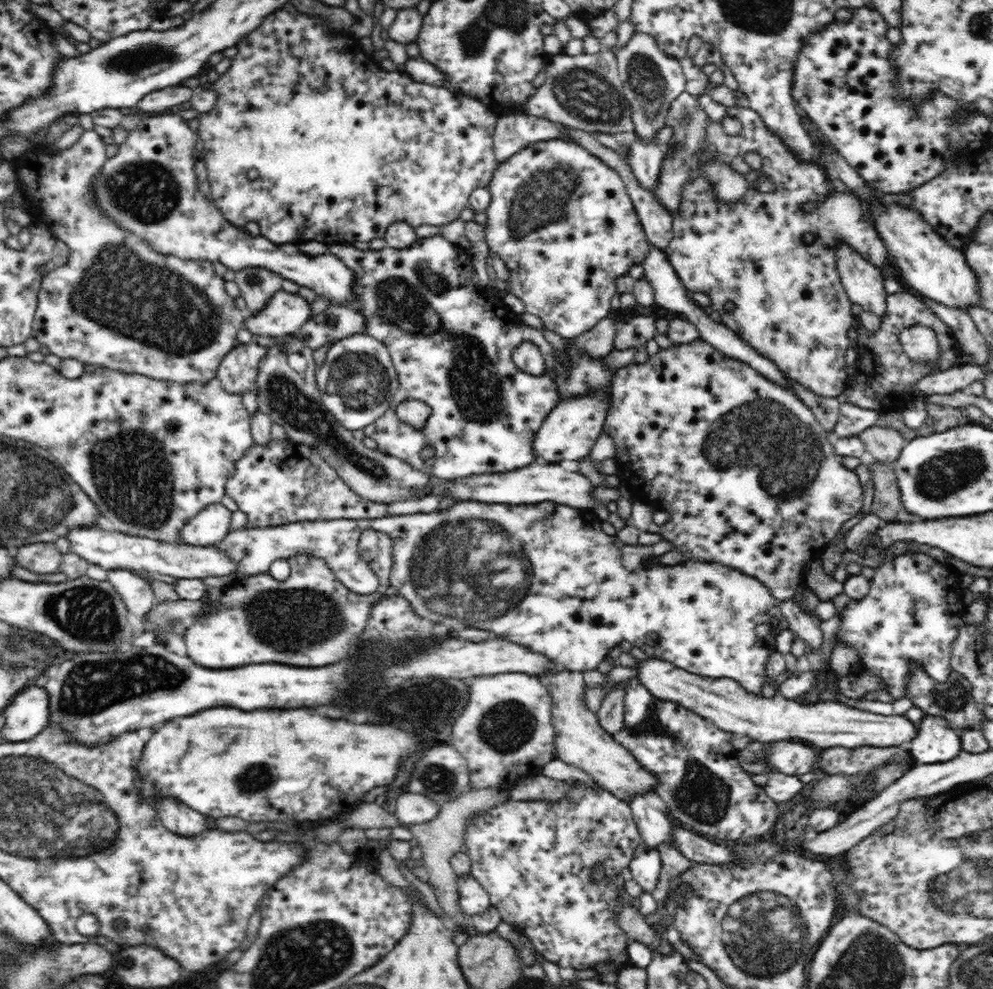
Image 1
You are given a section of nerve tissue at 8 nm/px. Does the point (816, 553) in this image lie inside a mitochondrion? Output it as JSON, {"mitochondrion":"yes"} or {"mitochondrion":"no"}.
{"mitochondrion":"no"}

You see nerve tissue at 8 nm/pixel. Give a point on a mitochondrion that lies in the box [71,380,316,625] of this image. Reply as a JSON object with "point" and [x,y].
{"point":[133,477]}

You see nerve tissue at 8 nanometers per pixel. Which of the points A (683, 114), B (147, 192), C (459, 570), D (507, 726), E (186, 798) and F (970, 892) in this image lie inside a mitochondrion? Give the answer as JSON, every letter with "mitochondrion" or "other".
{"A":"mitochondrion","B":"mitochondrion","C":"mitochondrion","D":"mitochondrion","E":"other","F":"mitochondrion"}

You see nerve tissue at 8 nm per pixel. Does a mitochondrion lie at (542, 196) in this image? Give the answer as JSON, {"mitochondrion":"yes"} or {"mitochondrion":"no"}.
{"mitochondrion":"yes"}

